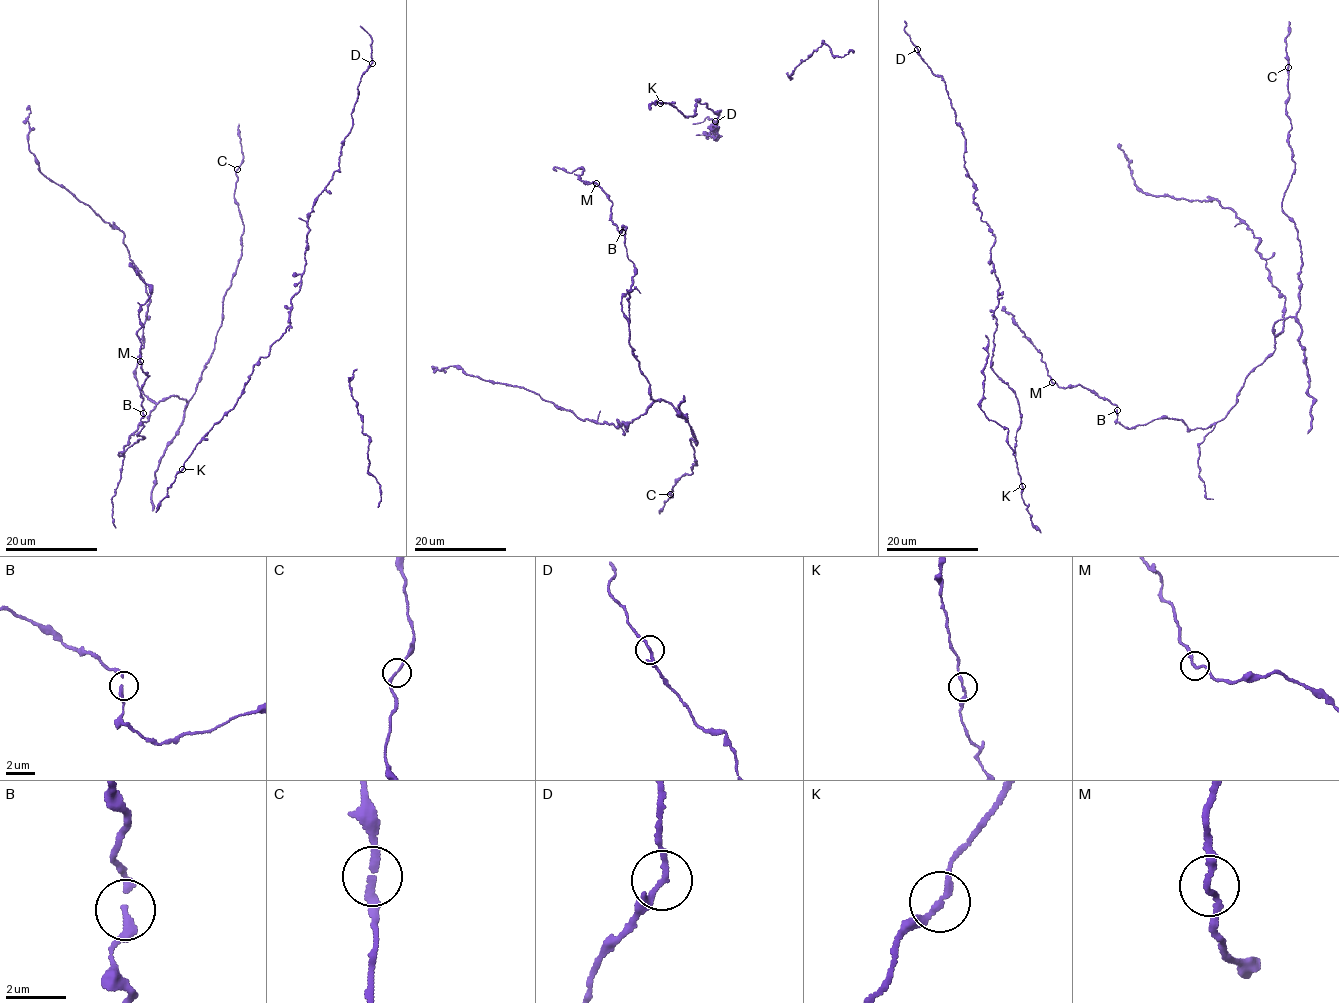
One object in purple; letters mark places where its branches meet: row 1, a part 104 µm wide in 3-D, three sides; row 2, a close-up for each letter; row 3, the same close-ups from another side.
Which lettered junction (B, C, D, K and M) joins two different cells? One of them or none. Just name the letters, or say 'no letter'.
no letter

